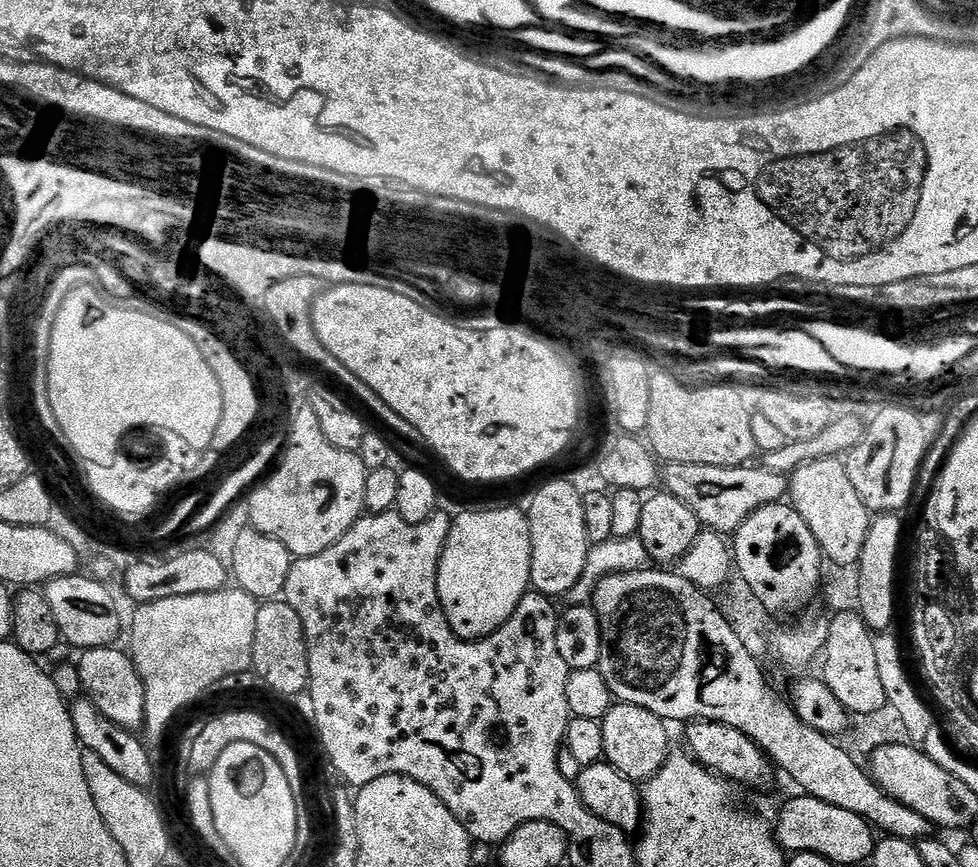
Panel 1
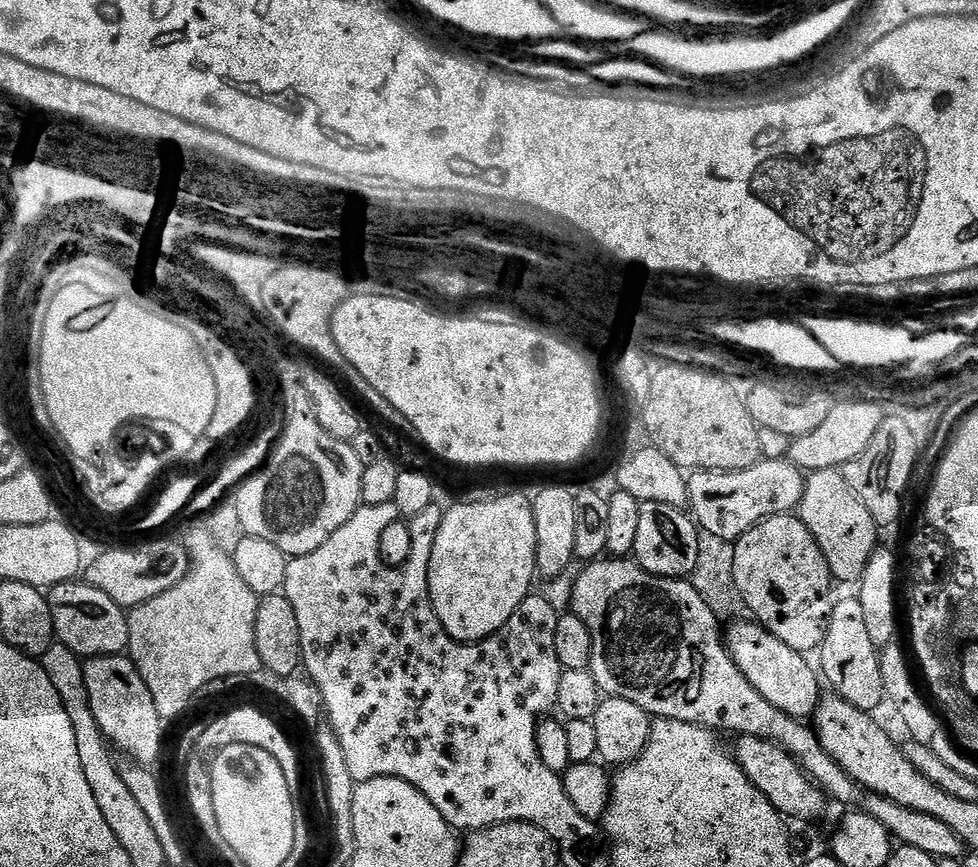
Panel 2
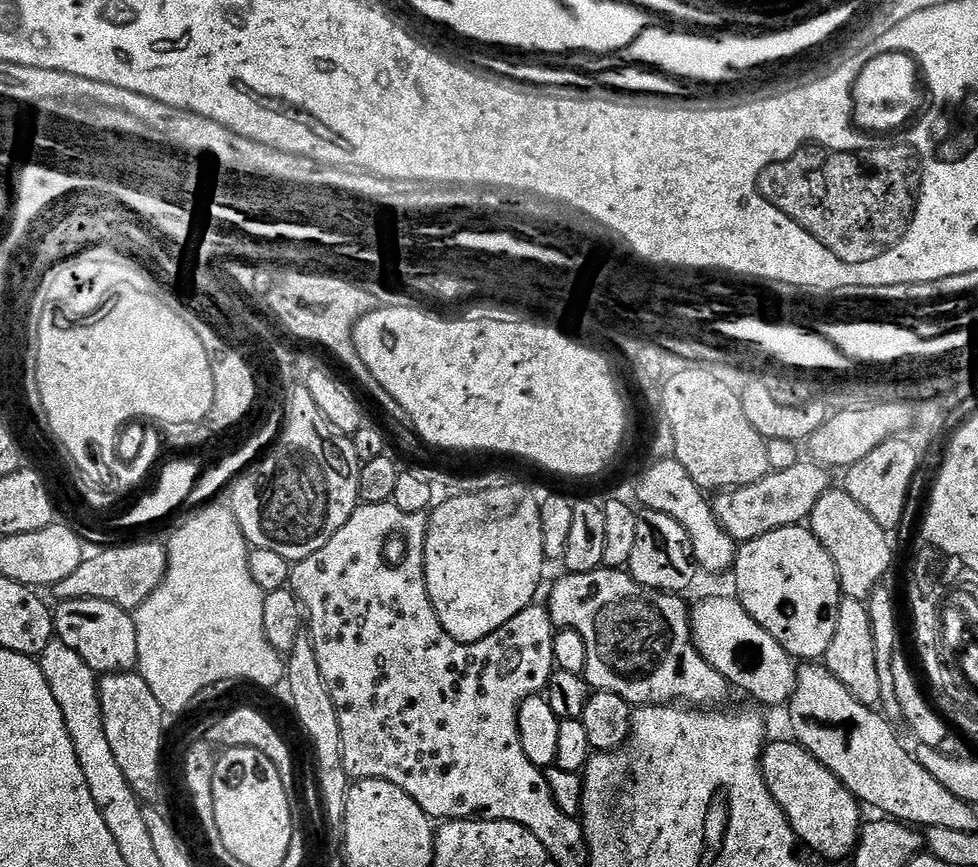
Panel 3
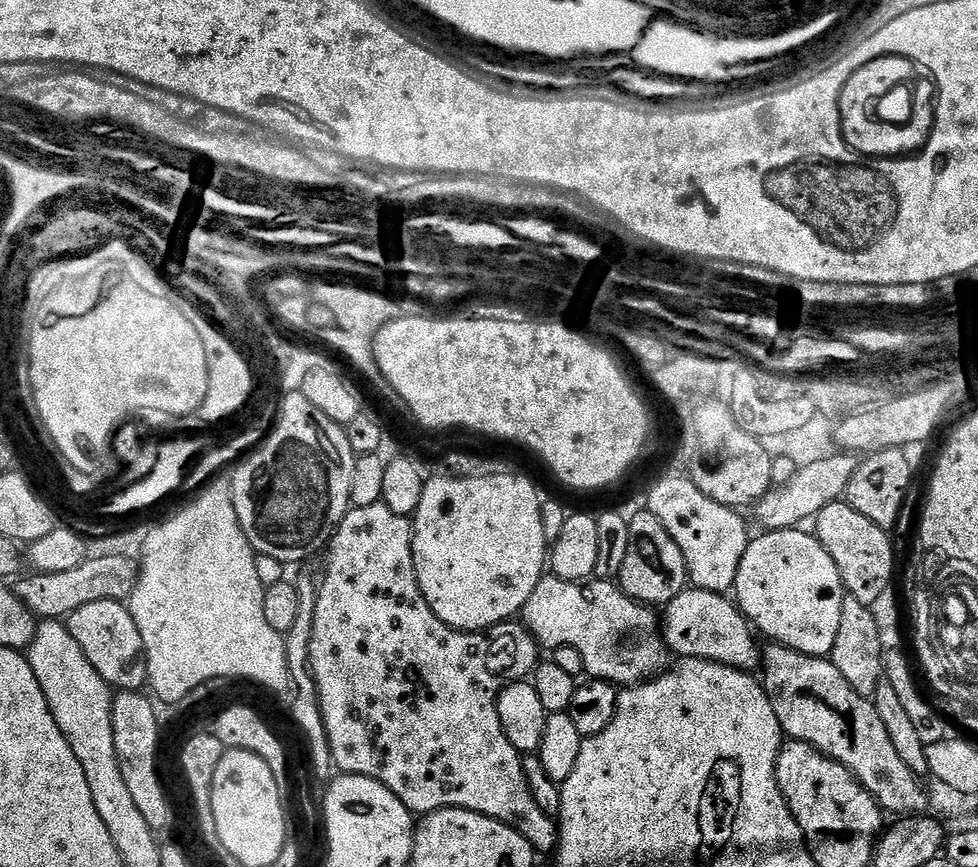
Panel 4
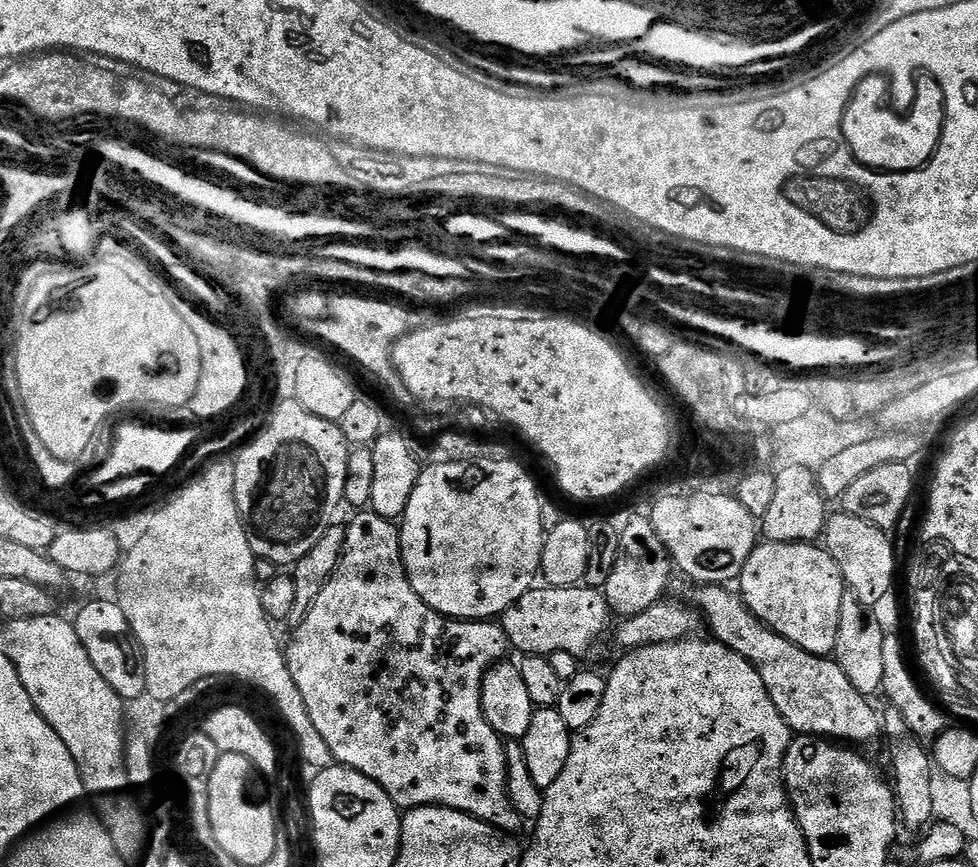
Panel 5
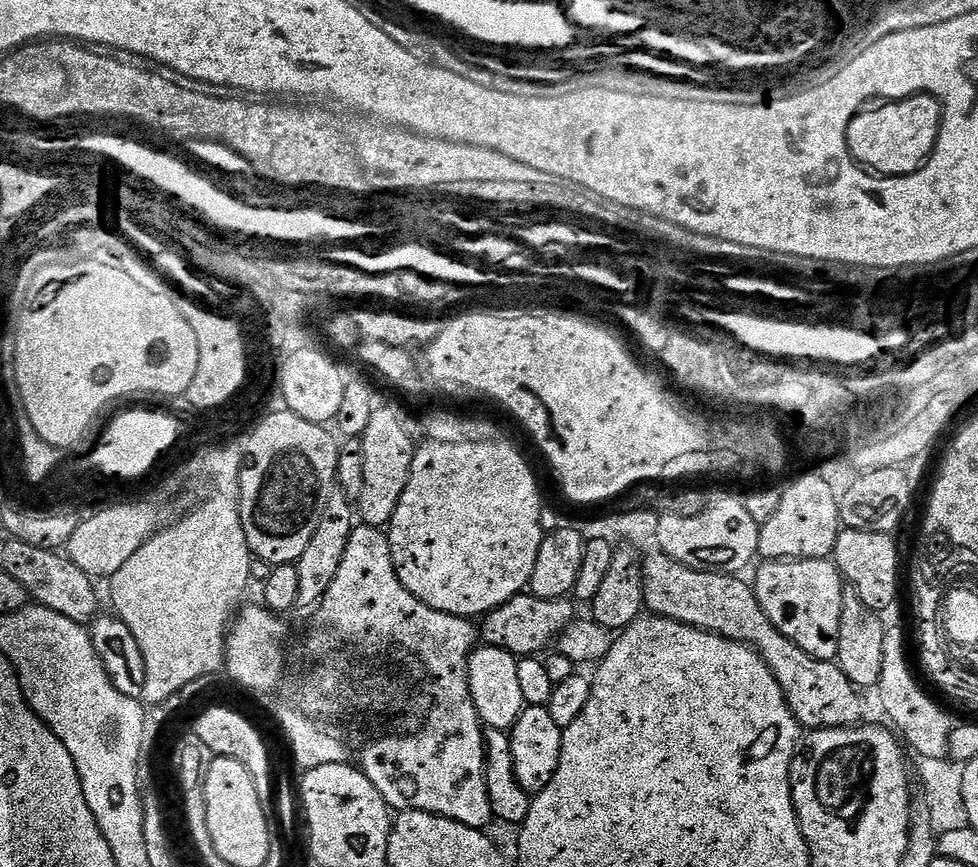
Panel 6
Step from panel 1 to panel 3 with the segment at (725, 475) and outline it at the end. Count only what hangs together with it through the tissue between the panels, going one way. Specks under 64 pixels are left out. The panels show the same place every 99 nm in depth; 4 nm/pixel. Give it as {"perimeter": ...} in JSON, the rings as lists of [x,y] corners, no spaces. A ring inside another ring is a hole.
{"perimeter":[[[802,458],[790,466],[790,470],[770,470],[749,485],[715,493],[711,497],[712,509],[722,530],[726,530],[726,534],[730,534],[737,545],[745,544],[774,530],[803,525],[811,517],[814,502],[818,502],[818,498],[822,498],[822,494],[833,487],[834,480],[828,476],[831,476],[829,469],[811,458]]]}

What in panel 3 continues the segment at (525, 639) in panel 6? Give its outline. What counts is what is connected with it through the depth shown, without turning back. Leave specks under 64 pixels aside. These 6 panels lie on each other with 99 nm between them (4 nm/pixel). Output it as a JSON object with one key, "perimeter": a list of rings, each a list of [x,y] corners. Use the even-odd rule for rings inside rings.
{"perimeter":[[[601,566],[586,574],[564,574],[560,581],[552,584],[546,607],[557,629],[569,628],[582,634],[582,642],[586,642],[583,677],[589,689],[618,694],[618,698],[625,700],[629,706],[671,705],[673,702],[683,702],[688,706],[720,706],[730,692],[726,678],[710,666],[696,649],[692,640],[690,604],[683,595],[647,588],[625,569]]]}

